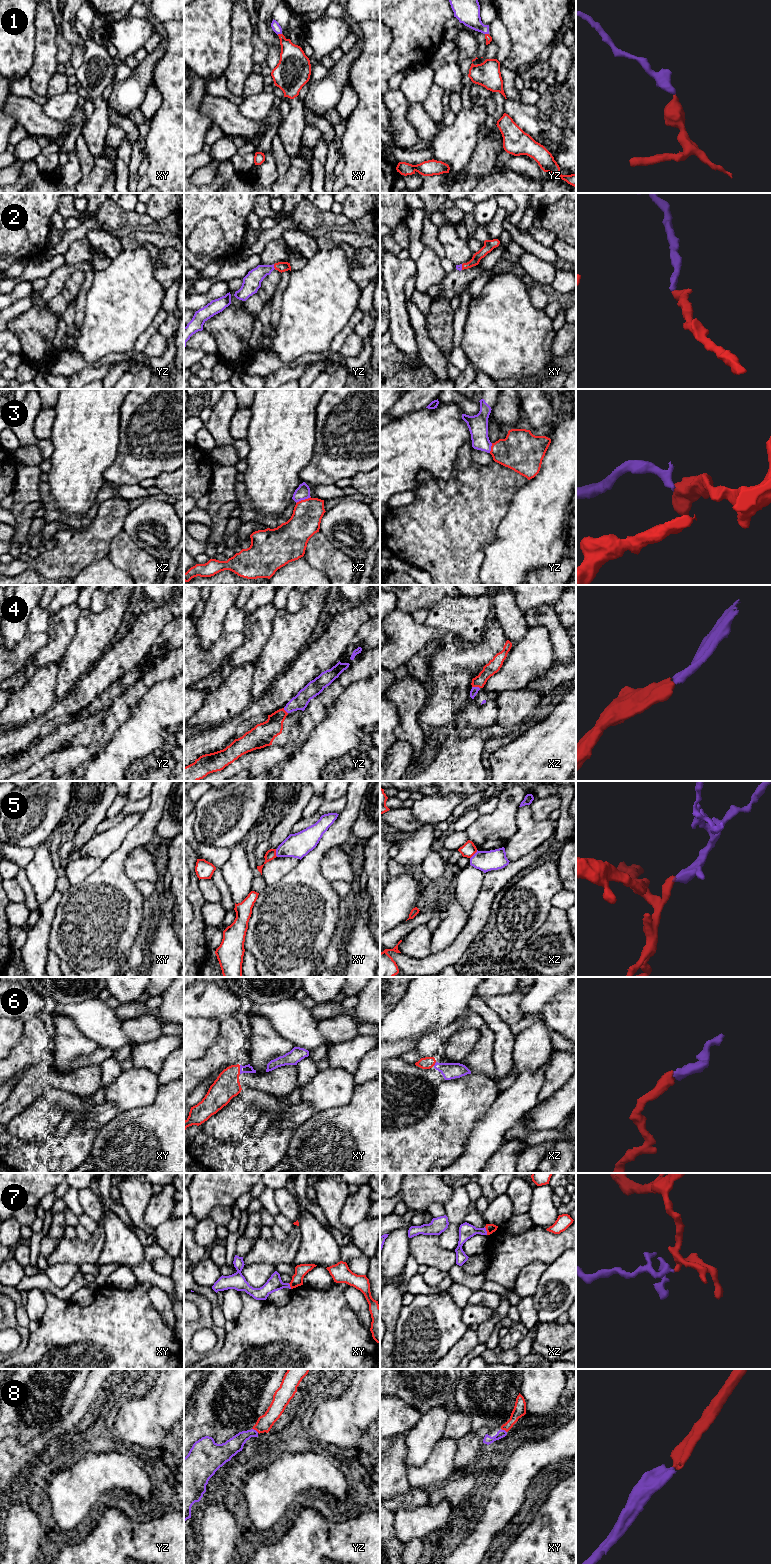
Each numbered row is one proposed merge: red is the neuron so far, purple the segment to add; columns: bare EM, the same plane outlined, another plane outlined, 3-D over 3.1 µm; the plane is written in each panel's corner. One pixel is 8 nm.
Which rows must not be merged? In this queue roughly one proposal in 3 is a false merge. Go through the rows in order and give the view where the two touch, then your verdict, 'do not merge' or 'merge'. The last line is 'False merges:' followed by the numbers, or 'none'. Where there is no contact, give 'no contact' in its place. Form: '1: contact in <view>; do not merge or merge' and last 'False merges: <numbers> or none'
1: contact in xy; merge
2: contact in yz; merge
3: contact in xz; do not merge
4: contact in xz; merge
5: contact in xz; do not merge
6: contact in xy; merge
7: contact in xz; merge
8: contact in yz; merge
False merges: 3, 5

